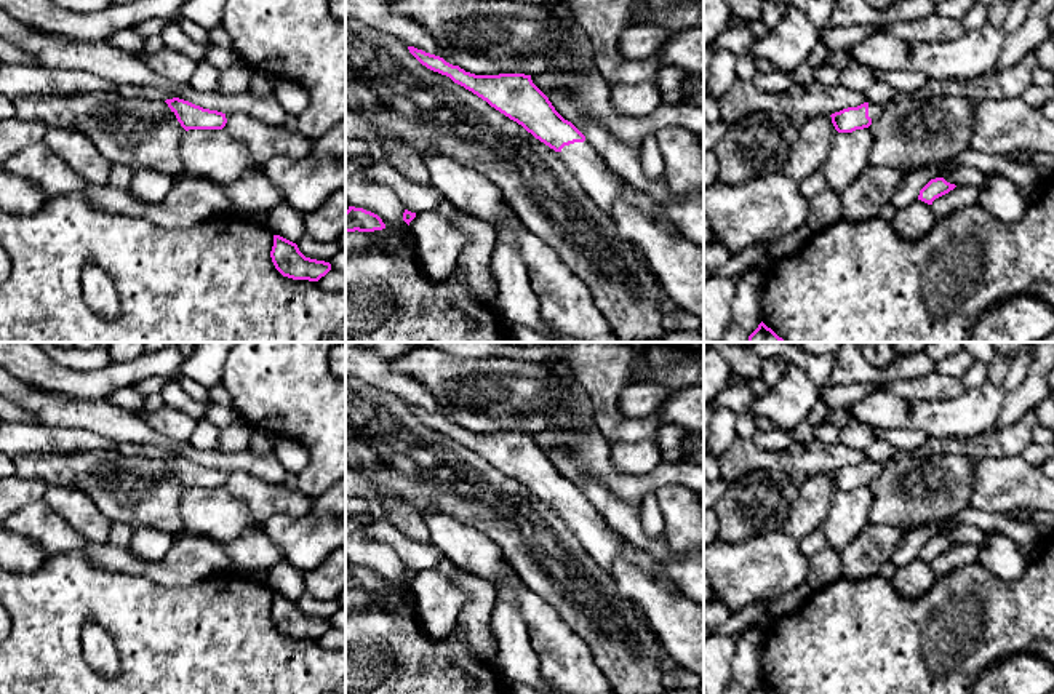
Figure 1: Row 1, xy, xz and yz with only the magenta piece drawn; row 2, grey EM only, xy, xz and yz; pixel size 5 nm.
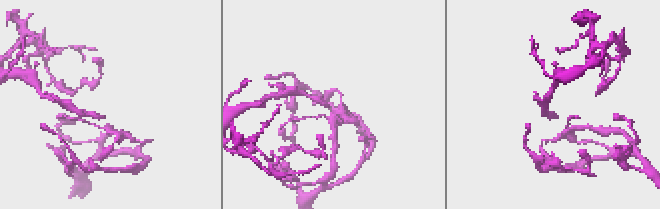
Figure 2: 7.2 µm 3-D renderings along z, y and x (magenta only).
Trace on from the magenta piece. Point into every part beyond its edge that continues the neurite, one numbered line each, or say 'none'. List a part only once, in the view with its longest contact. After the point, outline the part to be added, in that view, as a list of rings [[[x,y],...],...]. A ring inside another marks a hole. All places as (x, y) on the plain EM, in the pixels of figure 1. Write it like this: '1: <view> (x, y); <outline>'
1: xz (605, 544); [[[589,499],[565,504],[557,512],[603,569],[611,572],[616,558],[627,558],[665,588],[683,593],[683,588],[669,576],[662,564],[643,548],[632,545]]]

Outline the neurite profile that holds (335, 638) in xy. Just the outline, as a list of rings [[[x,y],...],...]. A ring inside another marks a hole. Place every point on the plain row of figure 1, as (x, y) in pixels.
[[[329,628],[317,640],[325,649],[345,651],[345,628]]]

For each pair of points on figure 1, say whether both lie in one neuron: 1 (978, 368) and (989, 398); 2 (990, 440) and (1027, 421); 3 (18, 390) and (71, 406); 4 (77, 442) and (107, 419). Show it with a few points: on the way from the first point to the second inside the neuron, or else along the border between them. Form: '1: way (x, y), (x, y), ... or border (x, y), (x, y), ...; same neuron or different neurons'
1: border (987, 379), (966, 390); different neurons
2: way (1000, 440), (1008, 440), (1018, 430); same neuron
3: way (31, 397), (47, 406), (58, 406); same neuron
4: border (55, 426), (82, 427), (95, 435); different neurons

